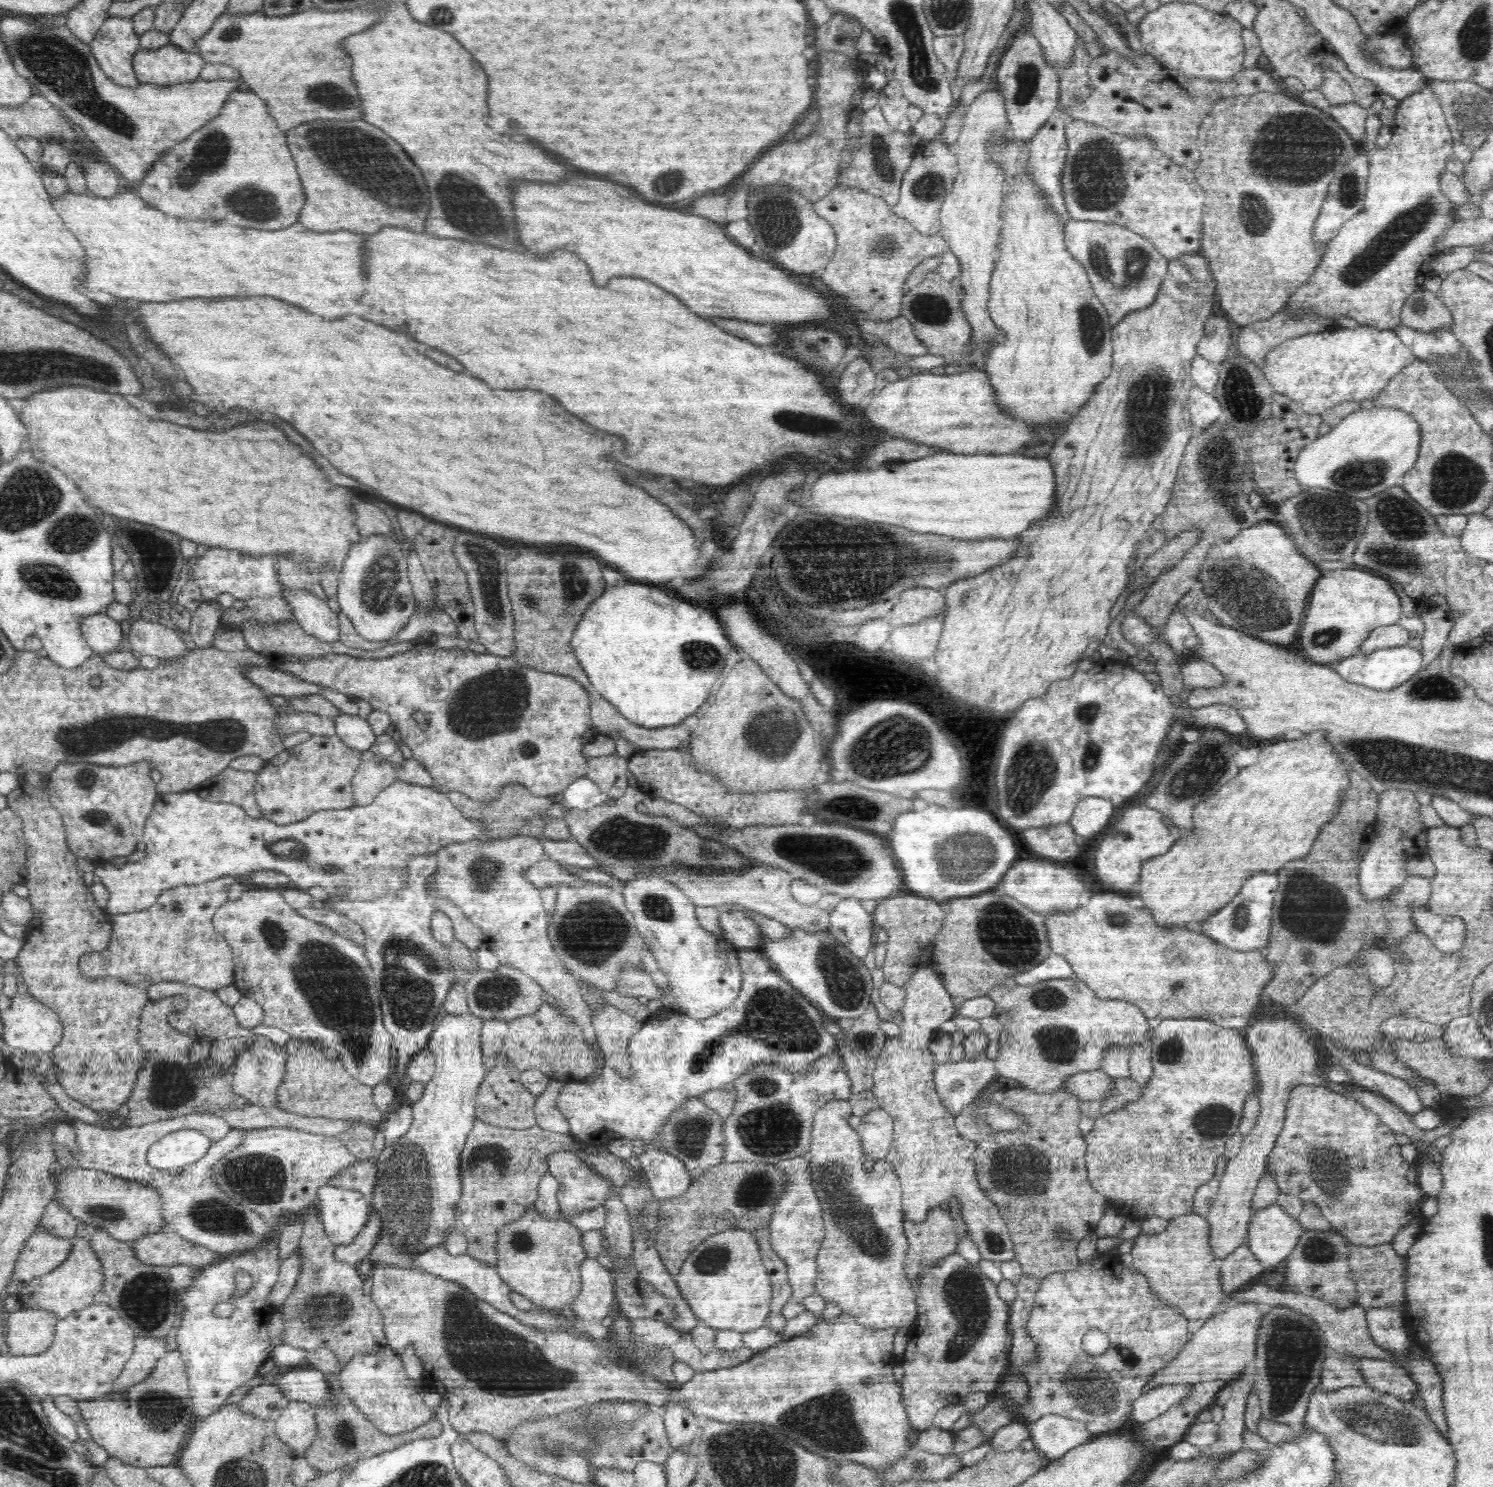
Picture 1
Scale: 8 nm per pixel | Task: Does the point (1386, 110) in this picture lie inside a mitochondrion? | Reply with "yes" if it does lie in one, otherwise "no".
no

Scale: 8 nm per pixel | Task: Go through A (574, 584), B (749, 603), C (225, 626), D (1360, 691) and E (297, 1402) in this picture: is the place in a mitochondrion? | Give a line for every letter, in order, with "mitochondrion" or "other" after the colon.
A: mitochondrion
B: other
C: other
D: other
E: other

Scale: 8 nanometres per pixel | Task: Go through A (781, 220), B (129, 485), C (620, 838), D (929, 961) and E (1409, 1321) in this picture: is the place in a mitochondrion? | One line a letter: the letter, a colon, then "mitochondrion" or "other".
A: mitochondrion
B: other
C: mitochondrion
D: other
E: other

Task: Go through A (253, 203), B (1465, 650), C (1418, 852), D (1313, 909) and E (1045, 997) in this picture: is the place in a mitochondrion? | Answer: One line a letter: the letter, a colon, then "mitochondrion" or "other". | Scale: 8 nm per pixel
A: mitochondrion
B: other
C: other
D: mitochondrion
E: mitochondrion

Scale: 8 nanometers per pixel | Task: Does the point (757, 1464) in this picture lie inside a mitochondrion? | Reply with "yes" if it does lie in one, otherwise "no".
yes

